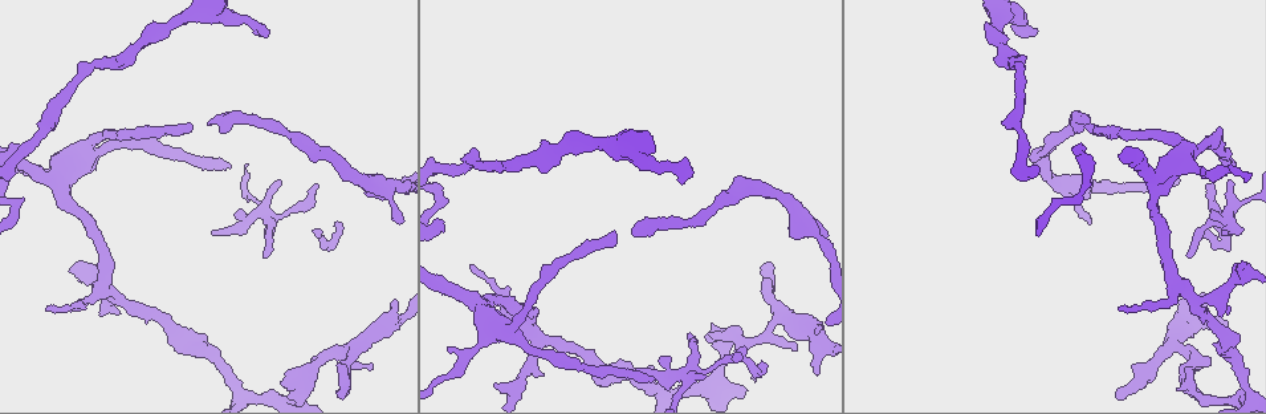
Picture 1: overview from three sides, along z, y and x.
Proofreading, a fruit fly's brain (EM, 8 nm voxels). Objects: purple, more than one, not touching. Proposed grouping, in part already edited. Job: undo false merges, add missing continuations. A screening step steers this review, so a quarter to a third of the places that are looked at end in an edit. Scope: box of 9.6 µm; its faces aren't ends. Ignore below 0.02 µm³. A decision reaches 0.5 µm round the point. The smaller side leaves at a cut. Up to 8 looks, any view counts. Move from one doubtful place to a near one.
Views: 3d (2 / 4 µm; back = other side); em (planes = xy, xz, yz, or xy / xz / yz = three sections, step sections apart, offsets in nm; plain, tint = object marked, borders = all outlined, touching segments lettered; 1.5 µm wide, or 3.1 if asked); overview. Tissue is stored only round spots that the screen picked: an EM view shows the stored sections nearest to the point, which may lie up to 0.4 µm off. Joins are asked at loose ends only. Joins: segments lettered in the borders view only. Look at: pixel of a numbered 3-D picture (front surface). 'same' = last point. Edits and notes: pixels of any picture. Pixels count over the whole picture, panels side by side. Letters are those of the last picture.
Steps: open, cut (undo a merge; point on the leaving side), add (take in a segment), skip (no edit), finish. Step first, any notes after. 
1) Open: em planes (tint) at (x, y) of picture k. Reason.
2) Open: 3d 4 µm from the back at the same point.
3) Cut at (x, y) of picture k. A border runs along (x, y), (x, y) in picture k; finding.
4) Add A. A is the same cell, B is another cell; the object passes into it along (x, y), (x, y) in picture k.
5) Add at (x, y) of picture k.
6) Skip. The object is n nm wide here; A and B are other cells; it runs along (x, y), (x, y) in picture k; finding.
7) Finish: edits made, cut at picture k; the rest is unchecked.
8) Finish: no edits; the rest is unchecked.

Open: 3d 2 µm from the back at (1239, 271) of picture 1. An open end.

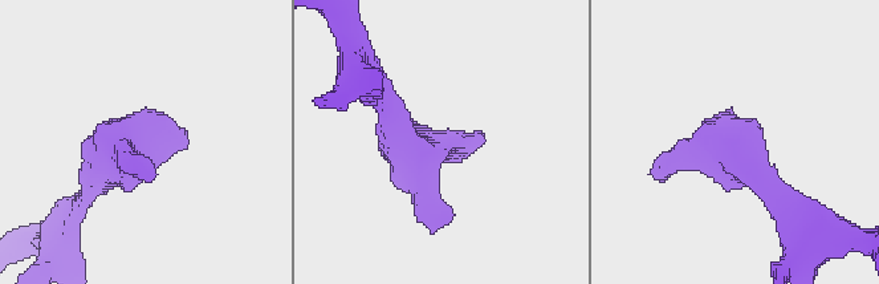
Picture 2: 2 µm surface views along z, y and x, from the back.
Open: em planes (borders) at (484, 136) of picture 2. The arms are 190, 190 nm wide.

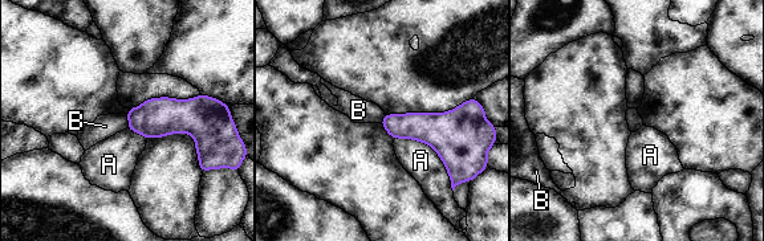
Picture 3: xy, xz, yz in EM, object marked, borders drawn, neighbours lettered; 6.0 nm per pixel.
Skip. A and B are other cells; a border runs along (126, 114), (127, 127) in picture 3; no lettered segment goes on from it.

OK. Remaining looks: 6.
Open: 3d 2 µm at (1121, 311) of picture 1. Branch stops here.

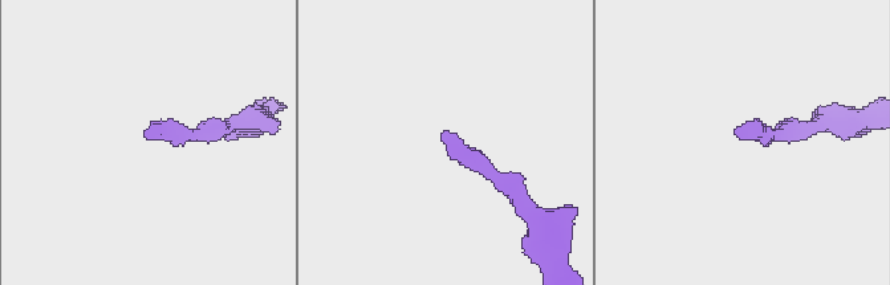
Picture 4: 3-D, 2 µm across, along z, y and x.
Open: em xy step 8 (borders) at (443, 133) of picture 4. Now the EM.

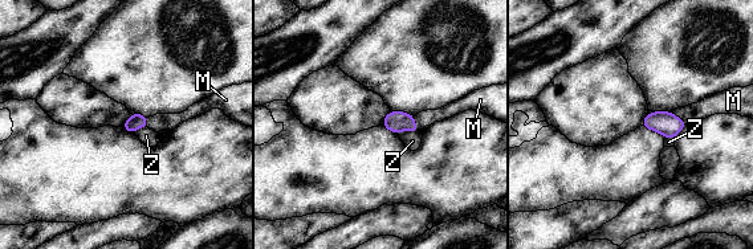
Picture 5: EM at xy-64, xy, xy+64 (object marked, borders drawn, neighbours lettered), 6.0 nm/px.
Skip. The object is 100 nm wide here; M and Z are other cells; a border runs along (418, 130), (398, 133) in picture 5; no lettered segment goes on from it.

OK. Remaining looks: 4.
Open: em planes (tint) at (224, 169) of picture 1. An open end.

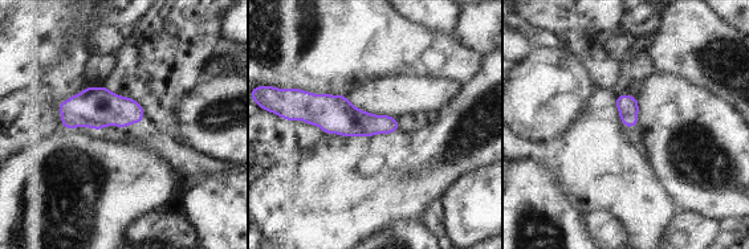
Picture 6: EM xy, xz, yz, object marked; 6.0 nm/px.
Open: em planes (borders) at the same point. What lies round it.

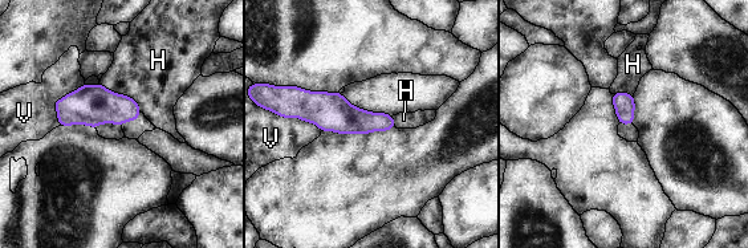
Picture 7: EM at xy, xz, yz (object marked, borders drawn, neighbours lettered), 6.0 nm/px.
Skip. The object is 130 nm wide here; H and V are other cells; it runs along (295, 109), (390, 124) in picture 7; none of them fits.

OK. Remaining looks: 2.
Finish: no edits; the rest is unchecked.

